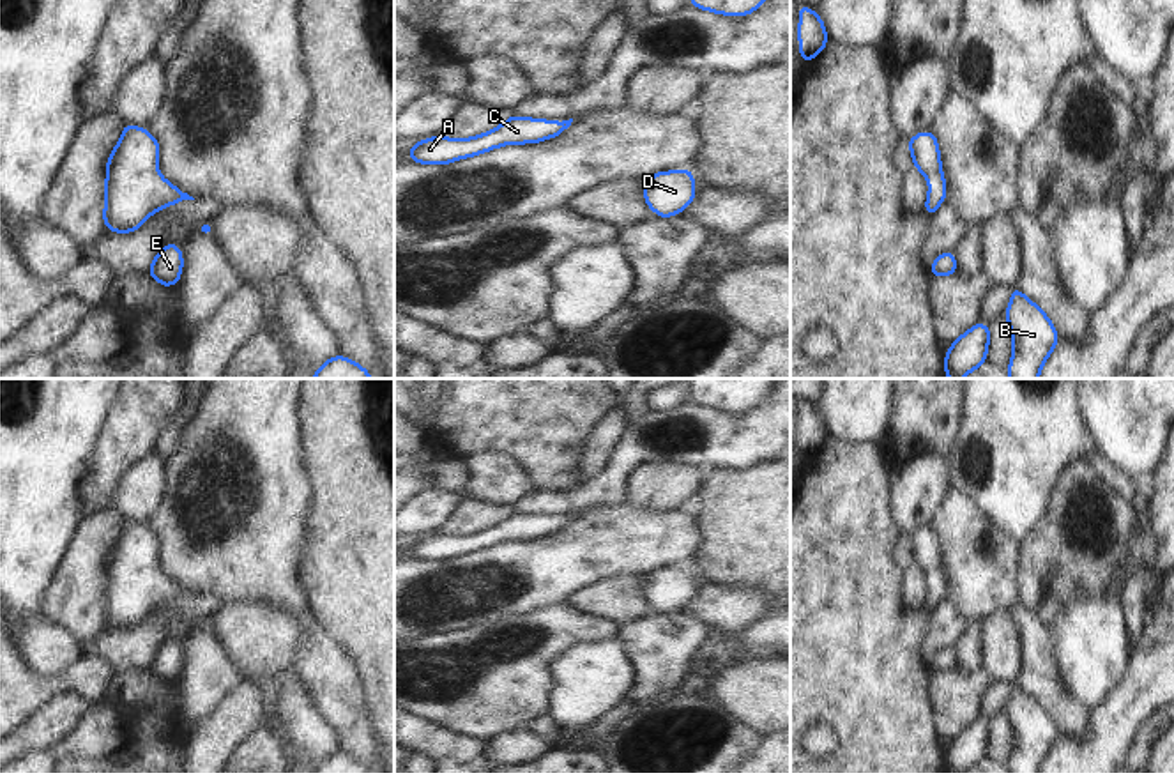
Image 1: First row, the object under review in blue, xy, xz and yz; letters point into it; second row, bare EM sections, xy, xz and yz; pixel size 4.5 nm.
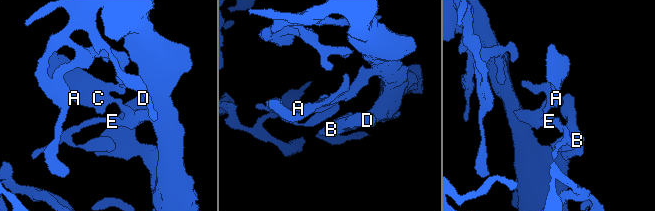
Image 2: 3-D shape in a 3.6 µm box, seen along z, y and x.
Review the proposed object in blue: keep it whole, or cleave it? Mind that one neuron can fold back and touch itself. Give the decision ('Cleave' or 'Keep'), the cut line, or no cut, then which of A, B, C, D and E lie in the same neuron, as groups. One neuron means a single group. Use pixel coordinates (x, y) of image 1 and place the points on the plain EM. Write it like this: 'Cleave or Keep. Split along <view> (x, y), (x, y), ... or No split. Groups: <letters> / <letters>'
Keep. No split. Groups: A B C D E

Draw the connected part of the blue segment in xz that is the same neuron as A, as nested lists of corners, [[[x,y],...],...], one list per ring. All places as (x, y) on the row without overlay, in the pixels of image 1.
[[[509,511],[502,522],[481,532],[470,532],[467,536],[433,532],[421,536],[410,543],[408,552],[412,557],[423,561],[447,561],[507,540],[539,540],[545,534],[559,532],[571,518],[573,515],[546,518],[545,515],[518,515]]]

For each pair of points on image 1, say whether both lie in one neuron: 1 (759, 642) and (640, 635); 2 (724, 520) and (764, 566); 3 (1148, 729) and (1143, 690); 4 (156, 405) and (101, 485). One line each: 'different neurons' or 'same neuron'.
1: different neurons
2: same neuron
3: different neurons
4: same neuron

